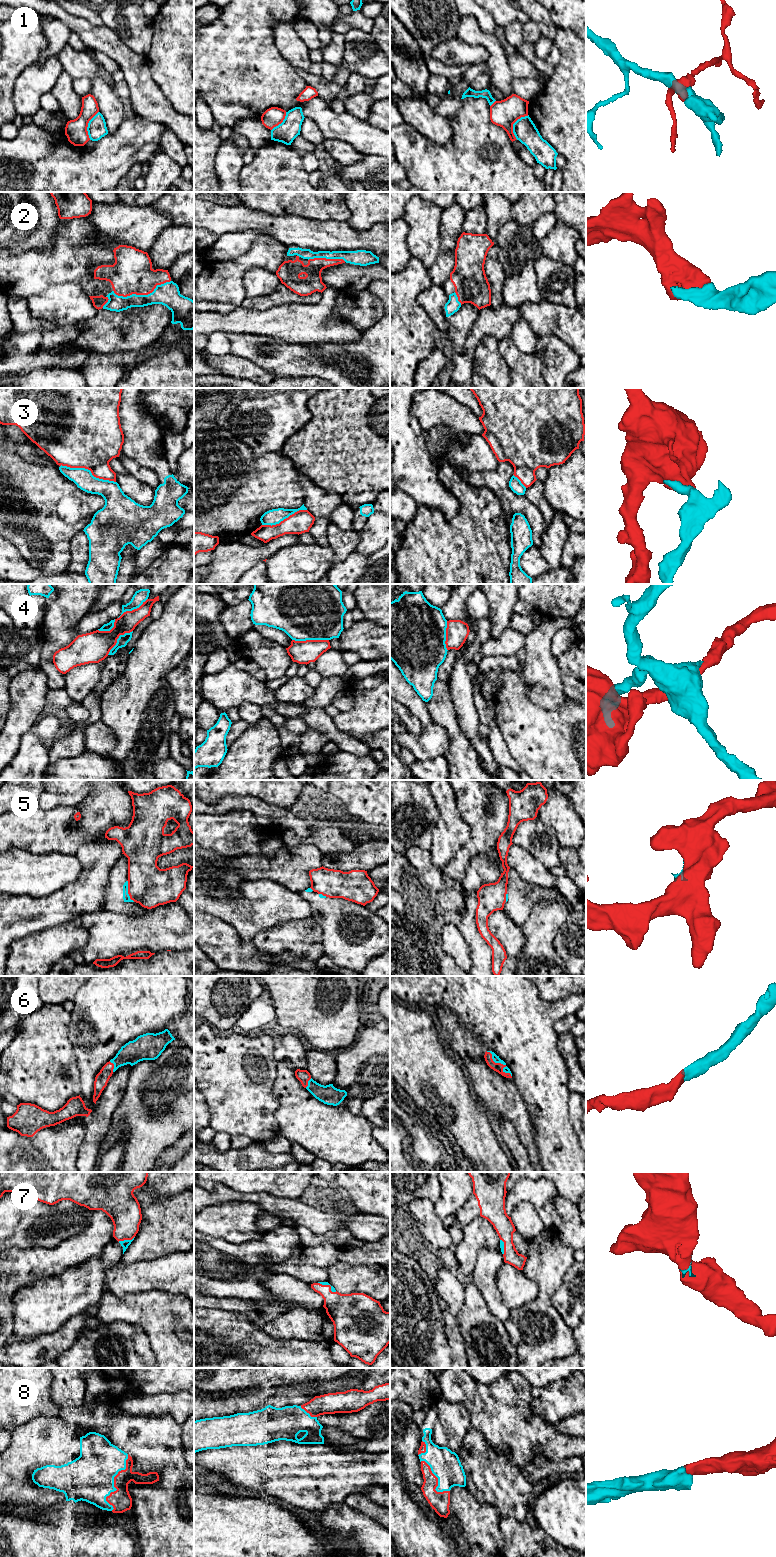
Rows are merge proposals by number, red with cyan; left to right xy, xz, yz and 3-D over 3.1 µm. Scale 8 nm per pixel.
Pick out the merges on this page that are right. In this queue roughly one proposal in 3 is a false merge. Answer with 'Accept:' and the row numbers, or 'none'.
Accept: 2, 6, 7, 8

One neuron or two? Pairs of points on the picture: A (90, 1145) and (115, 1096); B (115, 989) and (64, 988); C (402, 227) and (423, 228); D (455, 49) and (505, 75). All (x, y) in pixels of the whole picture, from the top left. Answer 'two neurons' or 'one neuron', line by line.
A: one neuron
B: two neurons
C: two neurons
D: two neurons

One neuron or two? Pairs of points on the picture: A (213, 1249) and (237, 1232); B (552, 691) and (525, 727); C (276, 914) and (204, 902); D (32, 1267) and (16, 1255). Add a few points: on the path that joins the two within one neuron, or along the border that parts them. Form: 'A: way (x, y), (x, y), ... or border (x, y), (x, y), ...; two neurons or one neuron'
A: border (204, 1234), (231, 1243), (249, 1242); two neurons
B: border (528, 685), (529, 697), (545, 708), (564, 702); two neurons
C: way (258, 911), (234, 911), (222, 907); one neuron
D: way (28, 1265), (20, 1259); one neuron

